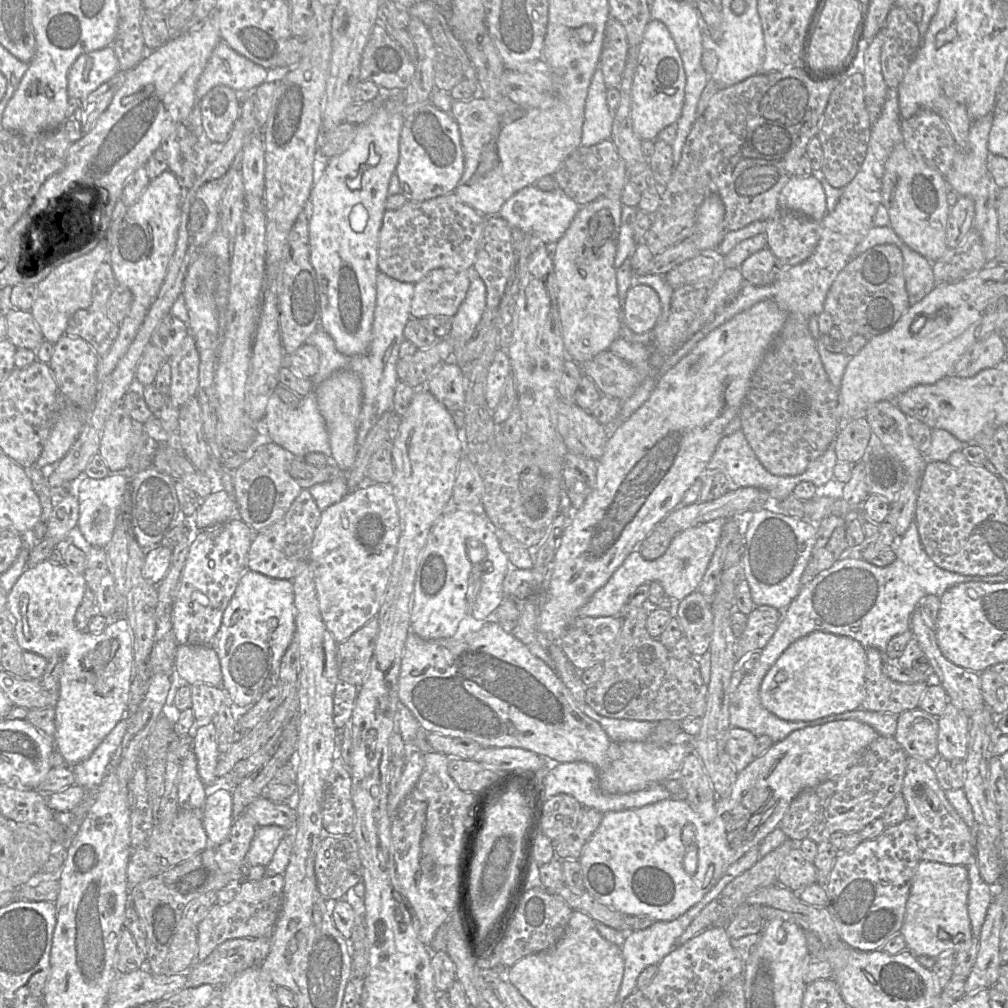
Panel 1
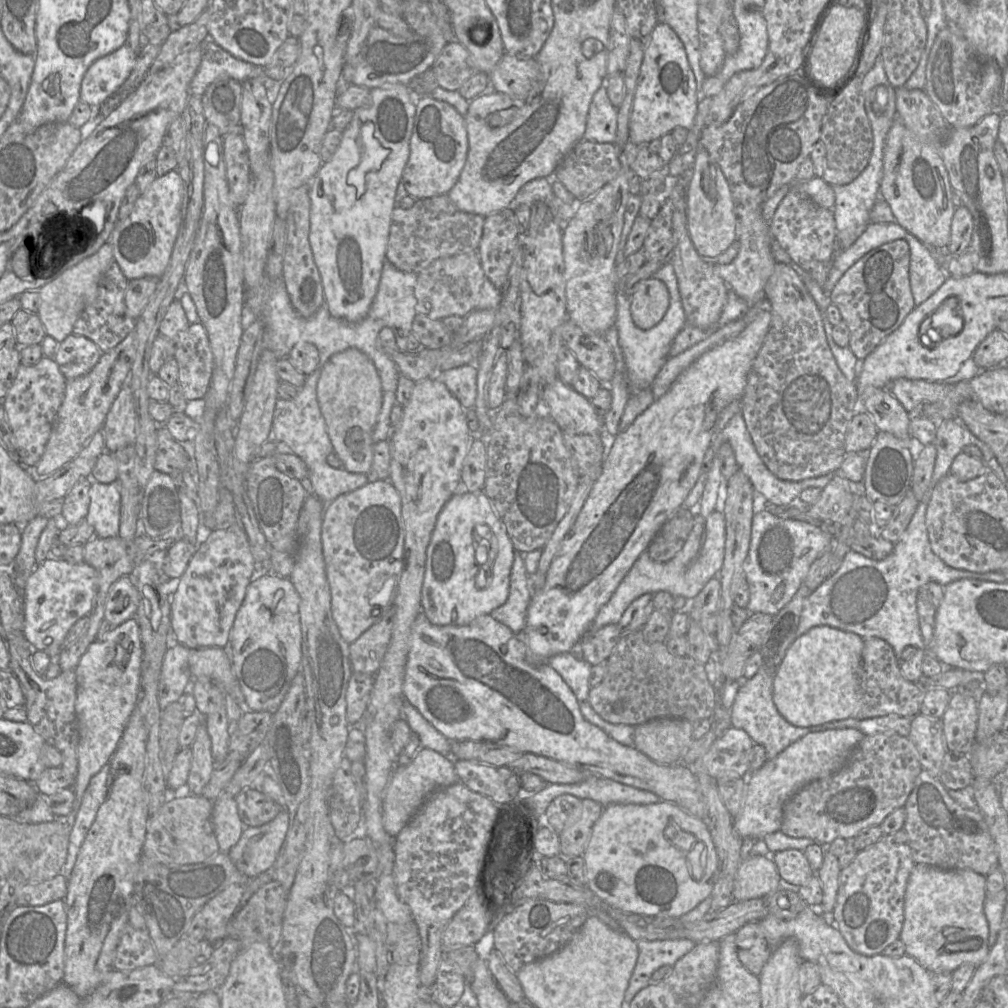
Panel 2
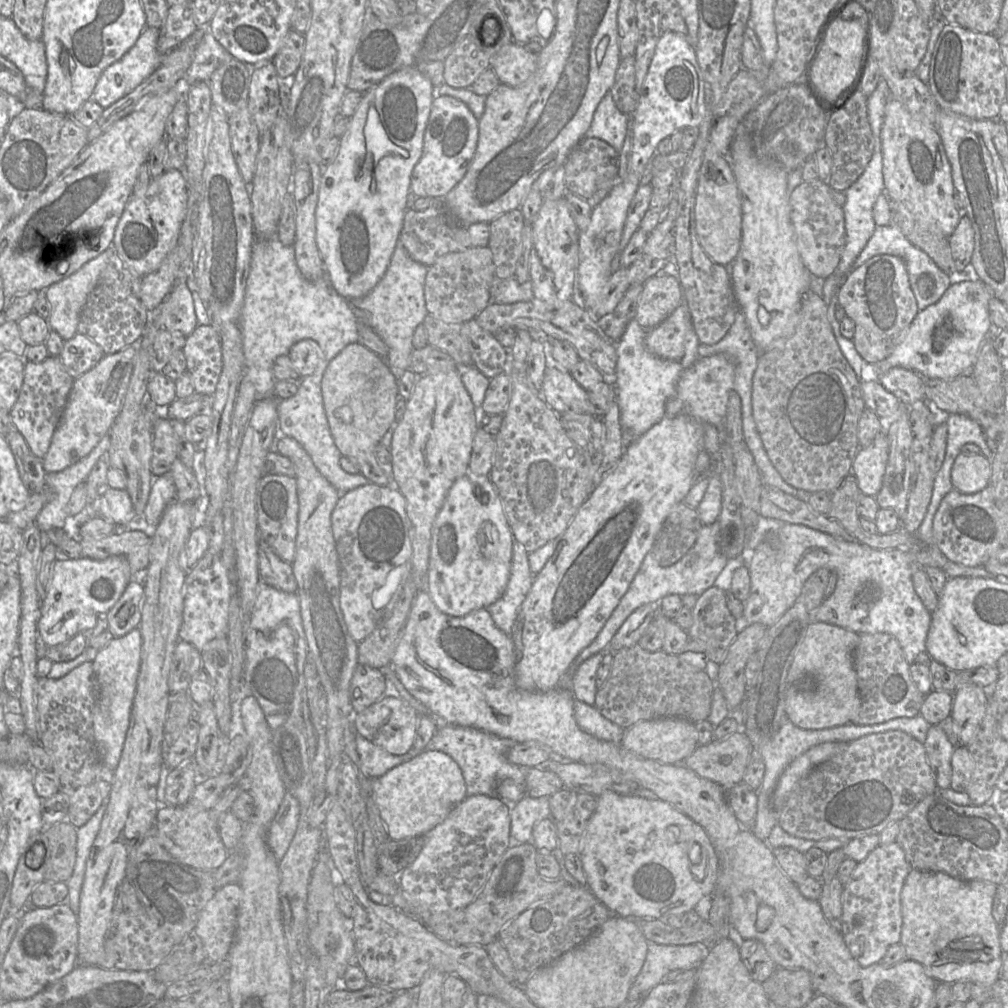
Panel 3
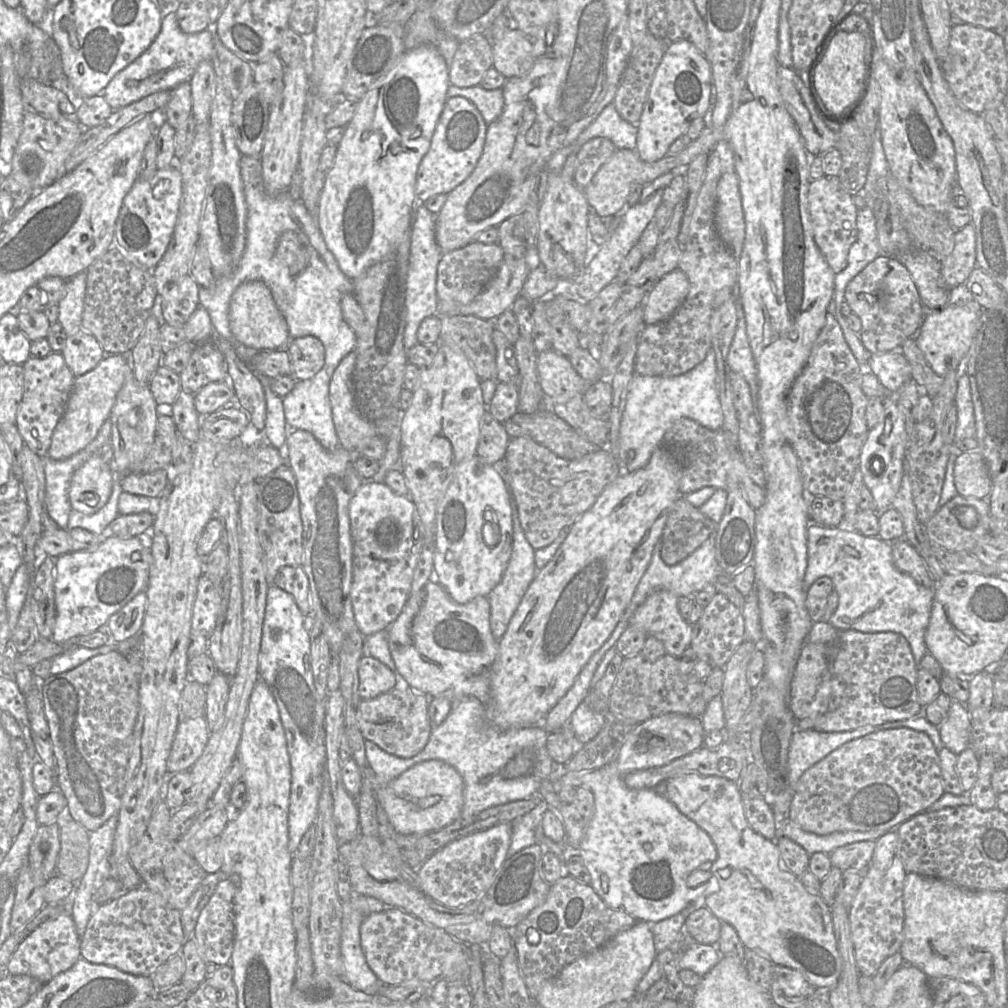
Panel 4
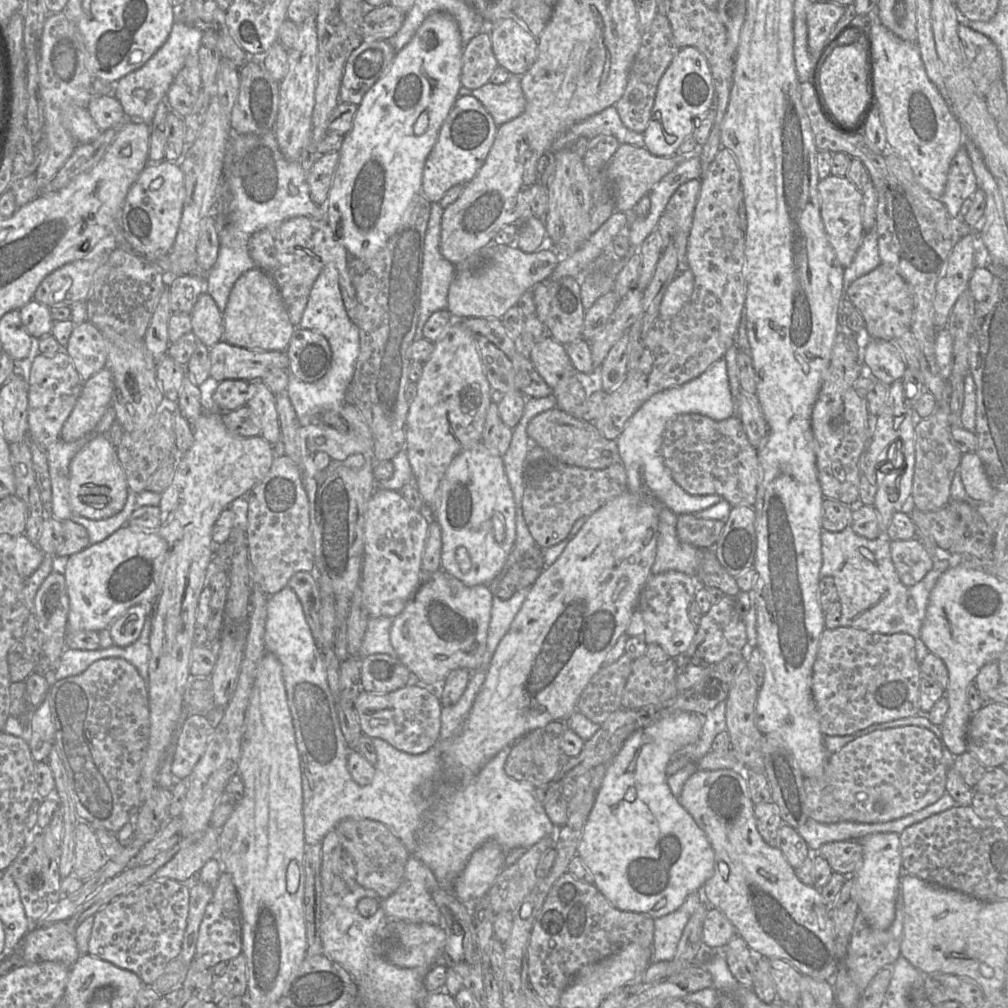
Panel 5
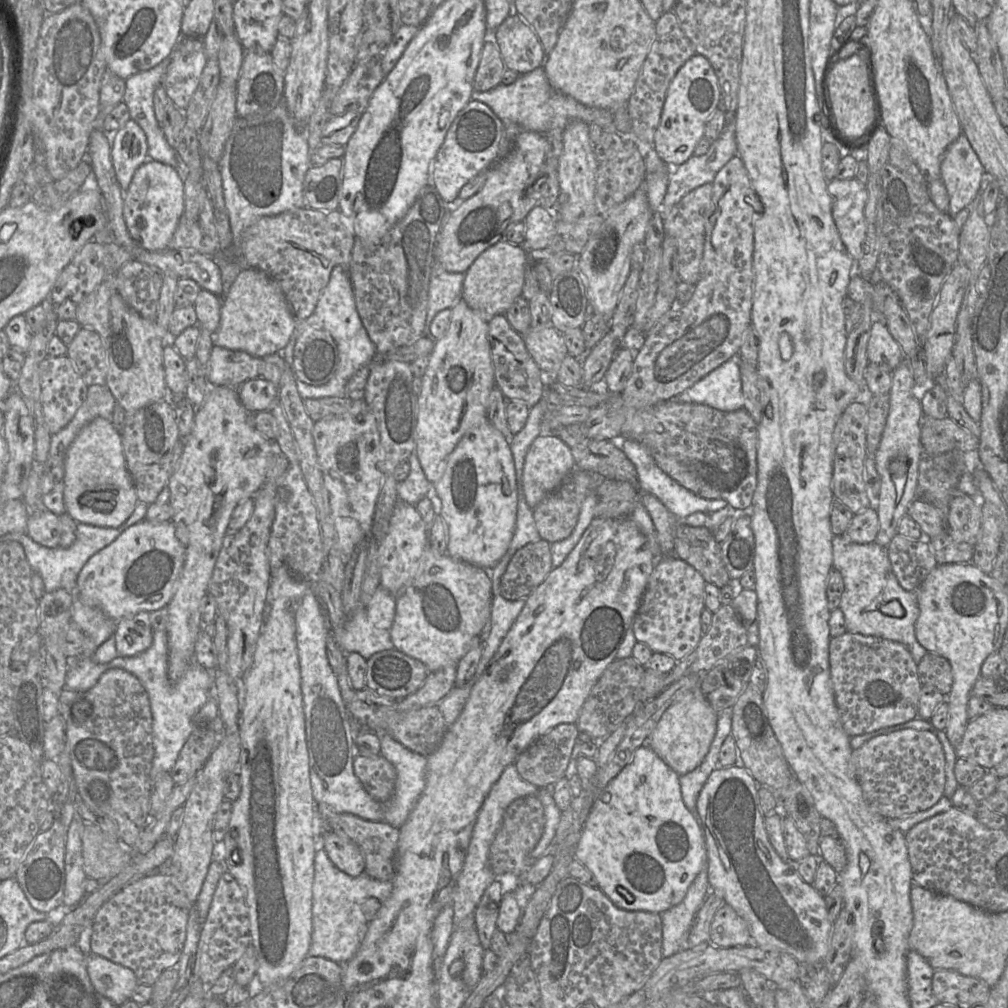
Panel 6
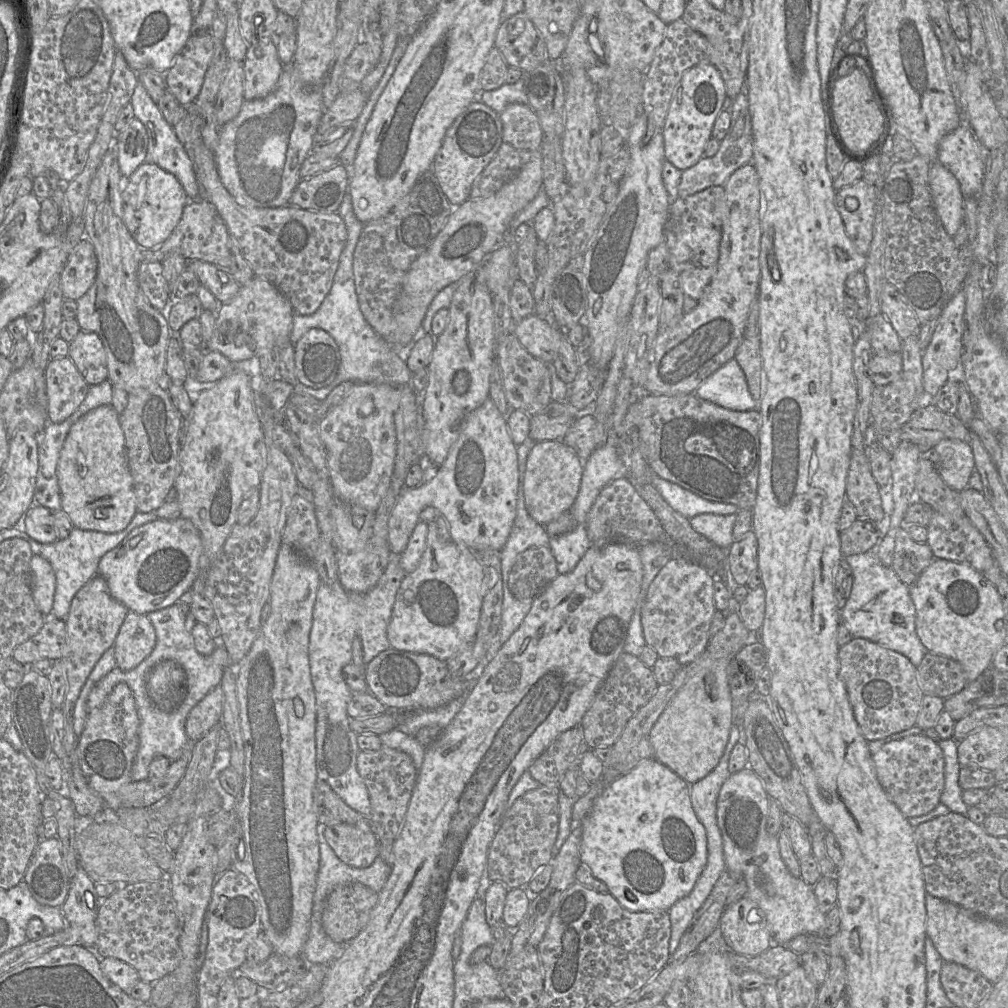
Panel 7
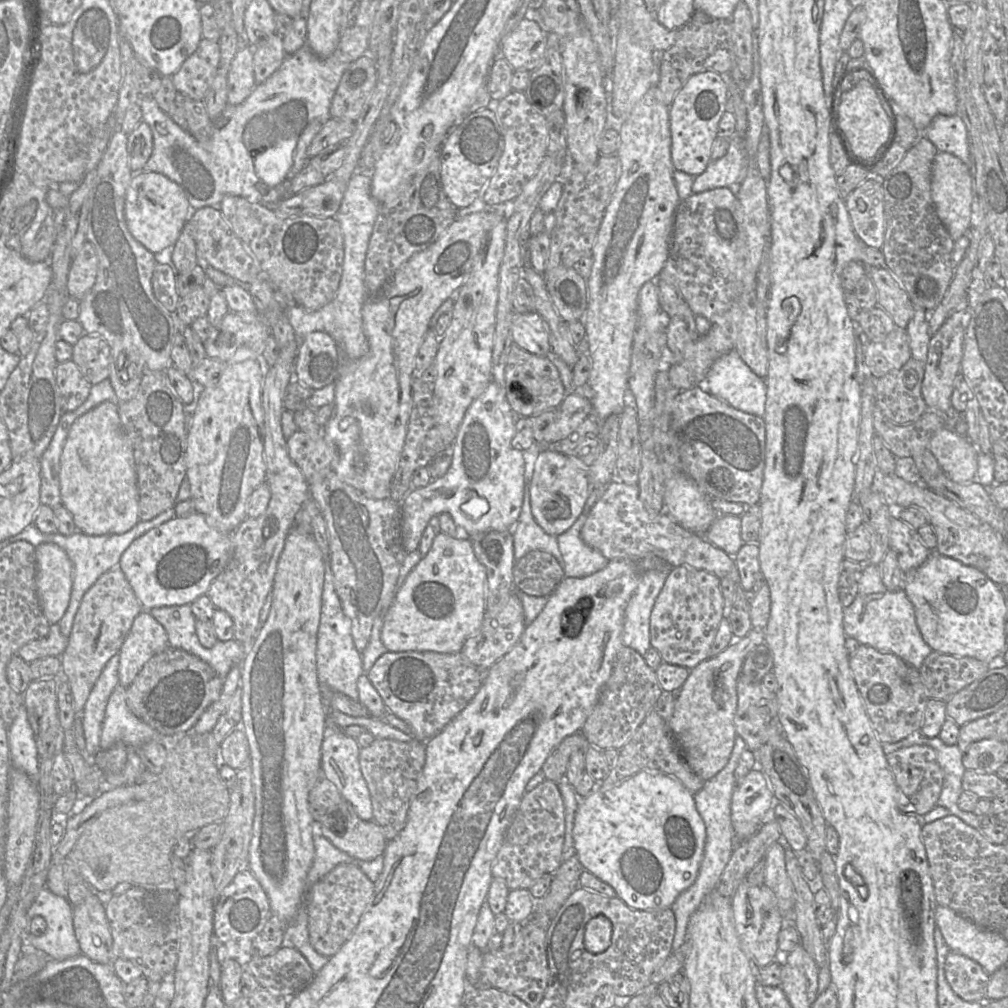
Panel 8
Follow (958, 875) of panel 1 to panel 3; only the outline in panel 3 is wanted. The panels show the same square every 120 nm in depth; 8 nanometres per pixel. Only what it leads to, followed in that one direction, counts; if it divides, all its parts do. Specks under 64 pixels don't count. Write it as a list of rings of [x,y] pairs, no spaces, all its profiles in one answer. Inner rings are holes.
[[[911,869],[905,879],[901,891],[902,928],[900,943],[905,948],[906,958],[920,963],[924,967],[927,975],[932,977],[936,982],[952,984],[957,981],[968,981],[984,986],[994,984],[1000,978],[1000,971],[1003,962],[1003,952],[1000,946],[1000,926],[996,923],[992,915],[993,899],[997,886],[997,884],[982,880],[965,881],[956,879],[943,872],[929,872]]]

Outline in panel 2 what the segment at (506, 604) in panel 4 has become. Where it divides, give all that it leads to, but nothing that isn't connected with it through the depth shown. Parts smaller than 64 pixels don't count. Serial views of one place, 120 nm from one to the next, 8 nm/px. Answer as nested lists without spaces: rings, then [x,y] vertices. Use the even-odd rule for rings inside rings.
[[[515,551],[508,599],[490,613],[493,618],[508,626],[515,634],[525,627],[531,601],[531,577],[525,567],[524,555]]]

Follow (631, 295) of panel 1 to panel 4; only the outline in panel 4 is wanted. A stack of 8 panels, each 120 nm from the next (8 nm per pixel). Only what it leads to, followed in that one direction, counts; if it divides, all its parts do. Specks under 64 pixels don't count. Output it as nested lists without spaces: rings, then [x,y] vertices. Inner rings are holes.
[[[678,268],[660,278],[642,304],[644,324],[668,319],[684,302],[689,286],[686,274]]]

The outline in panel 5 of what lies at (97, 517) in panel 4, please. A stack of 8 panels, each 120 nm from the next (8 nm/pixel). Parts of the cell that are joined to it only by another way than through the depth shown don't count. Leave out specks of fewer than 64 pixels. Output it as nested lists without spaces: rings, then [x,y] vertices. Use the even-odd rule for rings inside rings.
[[[129,490],[124,508],[118,514],[110,518],[91,520],[72,514],[70,519],[86,529],[90,544],[102,542],[118,529],[127,525],[131,514],[138,508],[136,507],[136,496],[137,494]]]

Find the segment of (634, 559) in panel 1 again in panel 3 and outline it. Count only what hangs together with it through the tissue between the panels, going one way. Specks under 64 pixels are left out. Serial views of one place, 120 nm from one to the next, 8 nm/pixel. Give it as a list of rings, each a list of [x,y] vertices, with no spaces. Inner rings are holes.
[[[719,519],[710,525],[703,524],[695,544],[679,561],[669,567],[661,566],[656,561],[652,550],[649,551],[646,554],[627,592],[623,595],[619,604],[614,609],[597,637],[590,645],[588,645],[579,653],[568,670],[561,676],[556,688],[568,690],[572,693],[572,677],[579,665],[597,653],[611,651],[607,650],[607,648],[609,647],[612,638],[625,622],[625,620],[629,617],[629,615],[639,607],[648,603],[658,604],[663,597],[670,594],[677,594],[680,596],[685,594],[695,594],[700,596],[708,588],[715,585],[716,579],[718,577],[722,578],[728,561],[720,551],[719,536]]]

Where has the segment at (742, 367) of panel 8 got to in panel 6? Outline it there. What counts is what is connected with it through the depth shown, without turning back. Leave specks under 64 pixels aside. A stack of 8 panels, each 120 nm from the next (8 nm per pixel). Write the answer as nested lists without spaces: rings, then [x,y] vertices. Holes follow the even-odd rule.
[[[727,360],[676,398],[683,403],[704,404],[719,411],[743,409],[739,364]]]

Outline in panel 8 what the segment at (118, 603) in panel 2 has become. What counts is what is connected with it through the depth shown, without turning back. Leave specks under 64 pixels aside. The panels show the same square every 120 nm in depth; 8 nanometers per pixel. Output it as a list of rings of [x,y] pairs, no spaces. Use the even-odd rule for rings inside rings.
[[[143,610],[133,621],[132,627],[118,653],[119,683],[126,689],[145,663],[166,649],[168,637],[164,627]]]

